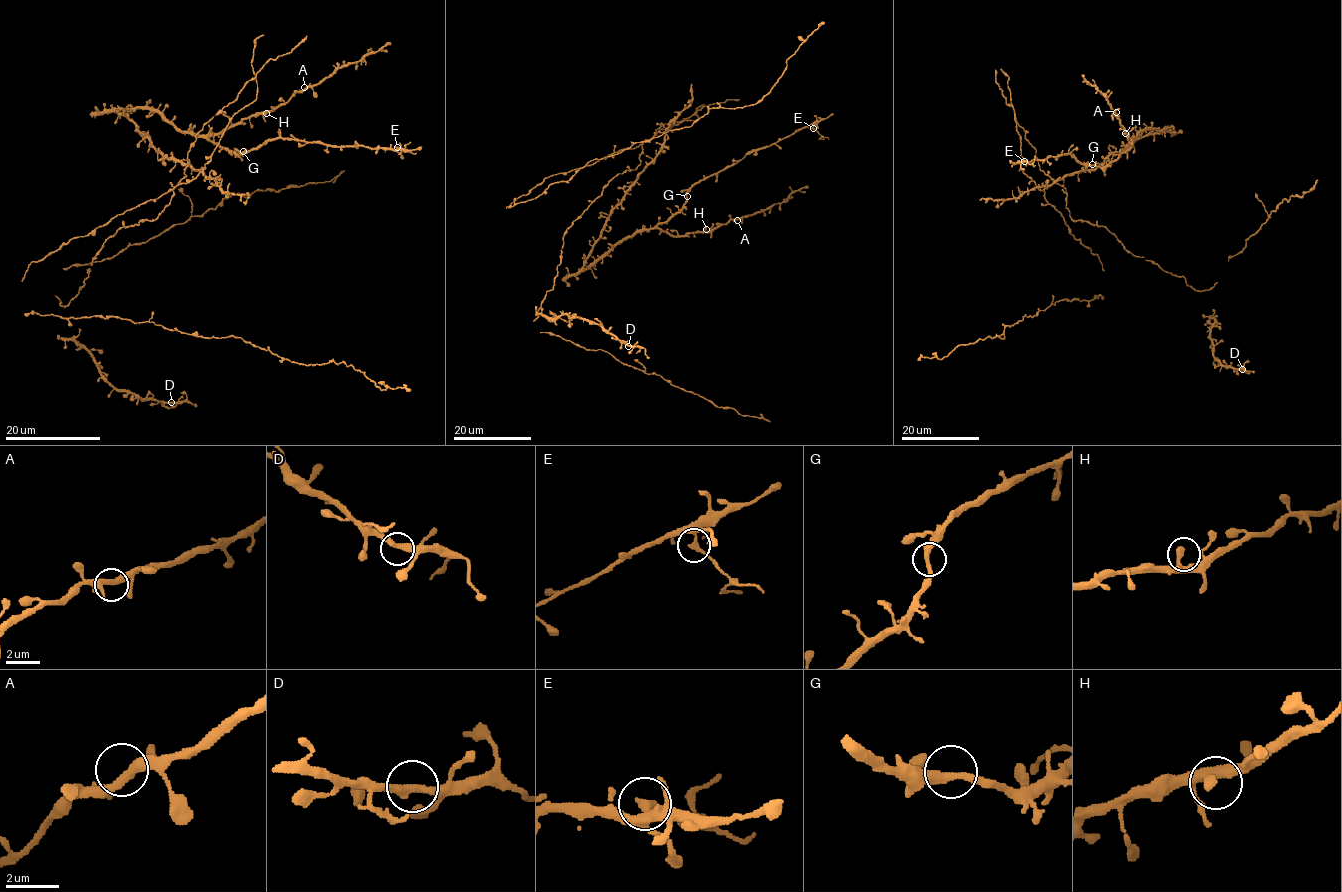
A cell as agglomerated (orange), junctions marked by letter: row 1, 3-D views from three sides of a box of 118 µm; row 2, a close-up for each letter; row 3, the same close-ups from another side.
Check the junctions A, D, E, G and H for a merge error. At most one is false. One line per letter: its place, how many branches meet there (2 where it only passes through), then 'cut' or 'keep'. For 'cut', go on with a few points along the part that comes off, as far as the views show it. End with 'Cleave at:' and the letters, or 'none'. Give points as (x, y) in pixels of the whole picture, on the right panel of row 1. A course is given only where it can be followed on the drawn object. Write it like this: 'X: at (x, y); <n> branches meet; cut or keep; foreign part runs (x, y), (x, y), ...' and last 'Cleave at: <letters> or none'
A: at (1116, 112); 2 branches meet; keep
D: at (1242, 369); 2 branches meet; keep
E: at (1024, 161); 2 branches meet; cut
G: at (1092, 164); 2 branches meet; keep
H: at (1125, 133); 2 branches meet; keep
Cleave at: E

